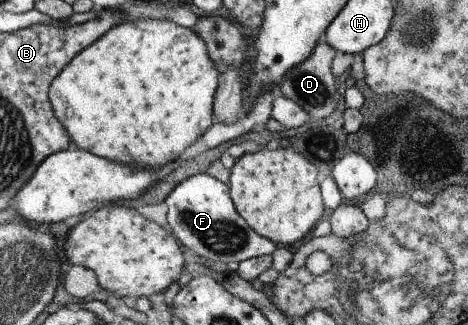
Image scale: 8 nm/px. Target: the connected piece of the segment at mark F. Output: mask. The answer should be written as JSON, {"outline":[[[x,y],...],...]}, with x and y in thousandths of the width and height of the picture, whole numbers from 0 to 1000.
{"outline":[[[442,529],[393,551],[350,618],[359,631],[357,680],[376,732],[425,791],[485,815],[579,785],[592,760],[581,735],[553,723],[511,658],[494,609],[494,575]]]}

